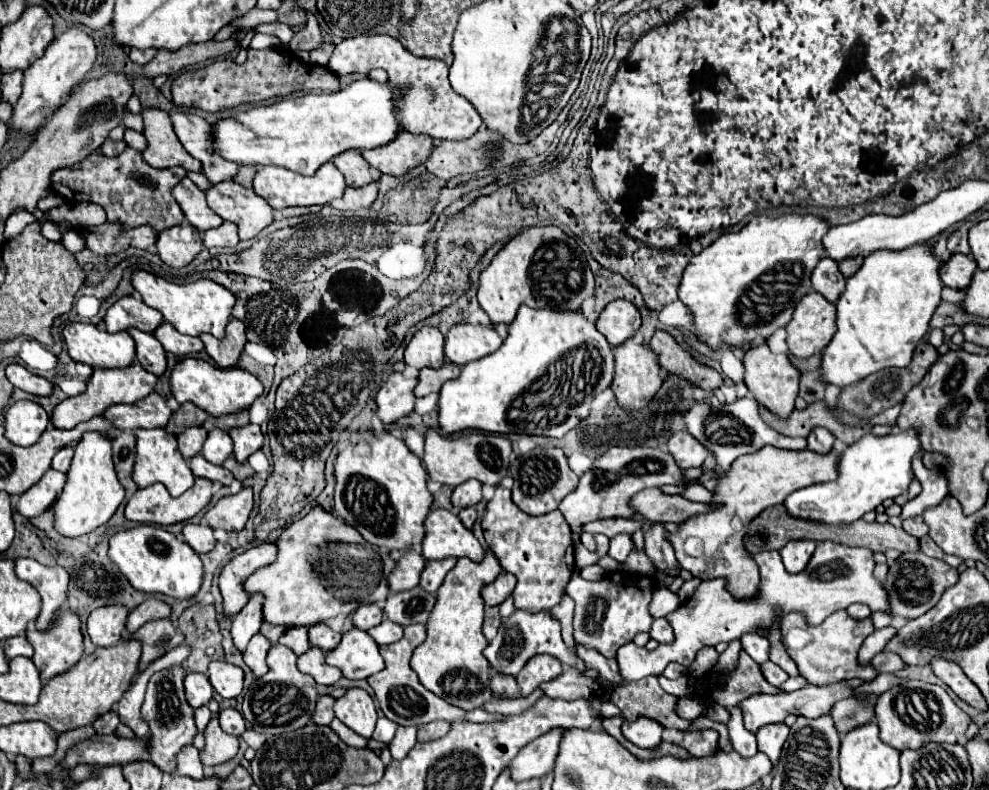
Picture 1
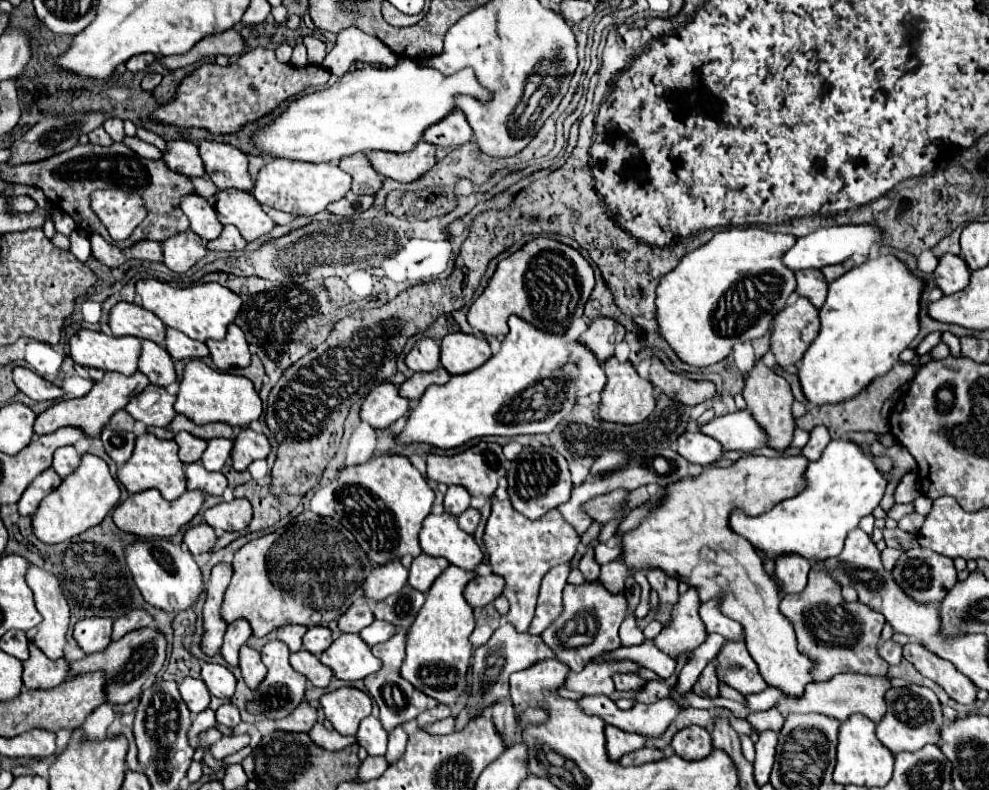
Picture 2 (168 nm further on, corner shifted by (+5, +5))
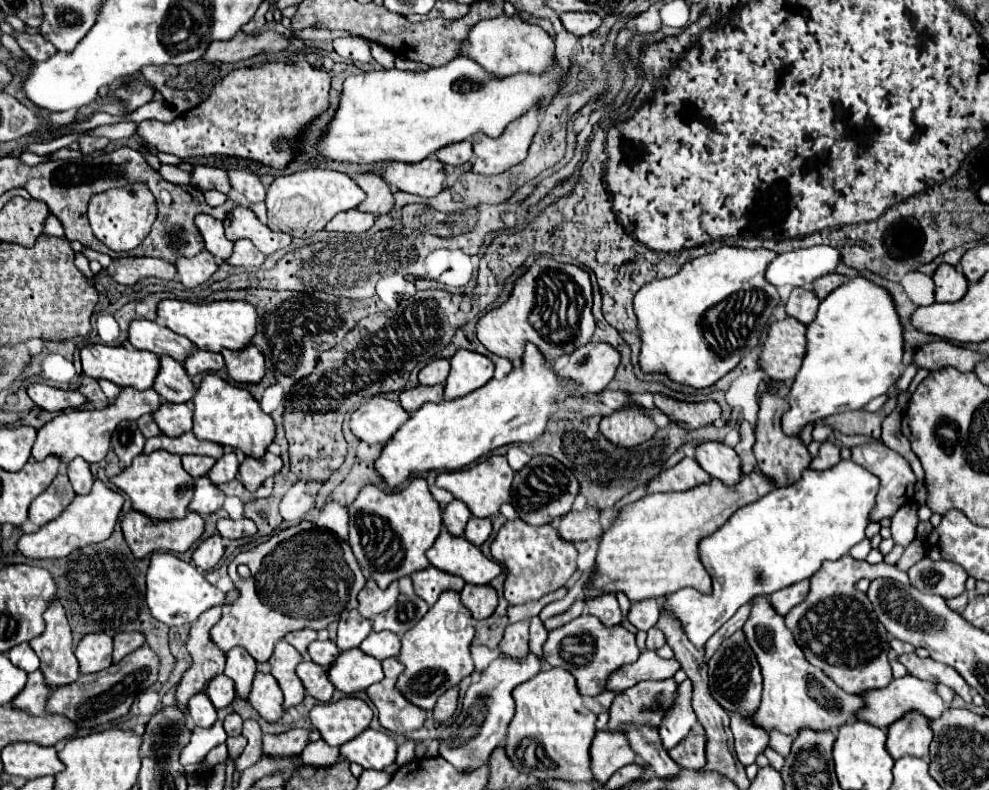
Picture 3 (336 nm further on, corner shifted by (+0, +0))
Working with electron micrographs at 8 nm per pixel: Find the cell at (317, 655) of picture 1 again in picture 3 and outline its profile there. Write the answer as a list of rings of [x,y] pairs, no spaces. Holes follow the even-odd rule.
[[[303,661],[299,667],[297,667],[297,675],[301,679],[301,683],[305,685],[307,693],[311,697],[315,697],[317,701],[321,703],[327,703],[335,691],[335,687],[329,683],[327,679],[327,669],[319,667],[317,663],[313,661]]]

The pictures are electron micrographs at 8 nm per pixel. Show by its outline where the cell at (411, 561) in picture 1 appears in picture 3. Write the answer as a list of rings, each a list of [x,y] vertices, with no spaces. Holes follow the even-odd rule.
[[[369,579],[357,597],[359,599],[359,613],[363,617],[375,619],[379,613],[387,611],[397,601],[397,595],[399,595],[397,581],[393,581],[387,589],[379,589],[377,583],[373,579]]]

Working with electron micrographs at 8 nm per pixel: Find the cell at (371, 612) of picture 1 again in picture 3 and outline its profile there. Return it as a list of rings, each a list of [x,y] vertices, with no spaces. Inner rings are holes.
[[[355,615],[347,621],[339,621],[339,629],[337,629],[337,647],[341,651],[349,651],[349,649],[355,649],[361,645],[361,641],[371,633],[371,621],[361,617],[361,615]]]

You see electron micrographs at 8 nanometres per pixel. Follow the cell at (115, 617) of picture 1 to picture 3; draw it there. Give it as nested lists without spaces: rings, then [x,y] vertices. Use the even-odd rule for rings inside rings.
[[[105,633],[85,635],[75,649],[81,673],[97,673],[107,669],[111,665],[111,651],[113,641]]]

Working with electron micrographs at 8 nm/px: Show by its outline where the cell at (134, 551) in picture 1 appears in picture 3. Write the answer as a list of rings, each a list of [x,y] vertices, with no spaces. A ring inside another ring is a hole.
[[[153,553],[147,571],[147,605],[157,621],[169,627],[185,625],[193,623],[203,611],[215,605],[225,605],[225,593],[211,585],[193,563],[185,563],[171,553]]]

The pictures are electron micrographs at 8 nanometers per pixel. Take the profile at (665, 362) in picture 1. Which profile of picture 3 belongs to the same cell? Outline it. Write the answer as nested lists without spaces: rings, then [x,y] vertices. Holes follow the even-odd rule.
[[[655,395],[655,407],[673,423],[685,423],[687,429],[699,429],[715,423],[721,417],[721,407],[715,401],[681,403],[663,395]]]

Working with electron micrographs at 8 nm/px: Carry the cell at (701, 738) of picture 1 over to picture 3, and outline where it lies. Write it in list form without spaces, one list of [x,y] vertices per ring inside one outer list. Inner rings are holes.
[[[689,735],[677,747],[669,749],[669,755],[677,761],[679,767],[699,771],[705,765],[705,737]]]

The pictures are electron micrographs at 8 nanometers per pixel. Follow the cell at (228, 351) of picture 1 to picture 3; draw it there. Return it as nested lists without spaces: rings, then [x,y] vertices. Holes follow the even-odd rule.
[[[249,345],[241,351],[223,349],[227,373],[235,383],[259,383],[265,375],[265,359],[255,345]]]

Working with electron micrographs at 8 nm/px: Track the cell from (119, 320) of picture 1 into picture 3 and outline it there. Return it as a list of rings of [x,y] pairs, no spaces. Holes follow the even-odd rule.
[[[147,319],[131,321],[129,343],[141,351],[151,351],[155,355],[169,355],[179,363],[185,363],[185,359],[195,351],[195,345],[187,337],[175,335],[165,325]]]

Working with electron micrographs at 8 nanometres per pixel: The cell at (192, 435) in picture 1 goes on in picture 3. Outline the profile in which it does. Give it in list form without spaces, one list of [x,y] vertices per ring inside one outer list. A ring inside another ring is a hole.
[[[183,455],[181,457],[183,469],[191,475],[191,477],[203,477],[209,473],[209,469],[215,465],[213,457],[201,457],[201,455]]]

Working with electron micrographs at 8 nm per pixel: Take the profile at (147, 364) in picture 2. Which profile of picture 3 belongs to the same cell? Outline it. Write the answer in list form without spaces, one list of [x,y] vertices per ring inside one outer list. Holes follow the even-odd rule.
[[[161,357],[161,369],[153,389],[169,403],[187,403],[195,395],[195,387],[185,367],[171,357]]]

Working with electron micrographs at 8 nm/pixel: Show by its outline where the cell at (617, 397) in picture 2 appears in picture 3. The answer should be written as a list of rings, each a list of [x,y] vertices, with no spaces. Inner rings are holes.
[[[623,409],[603,417],[599,431],[613,445],[633,449],[643,441],[649,441],[657,433],[657,427],[647,411],[643,413],[643,409]]]

